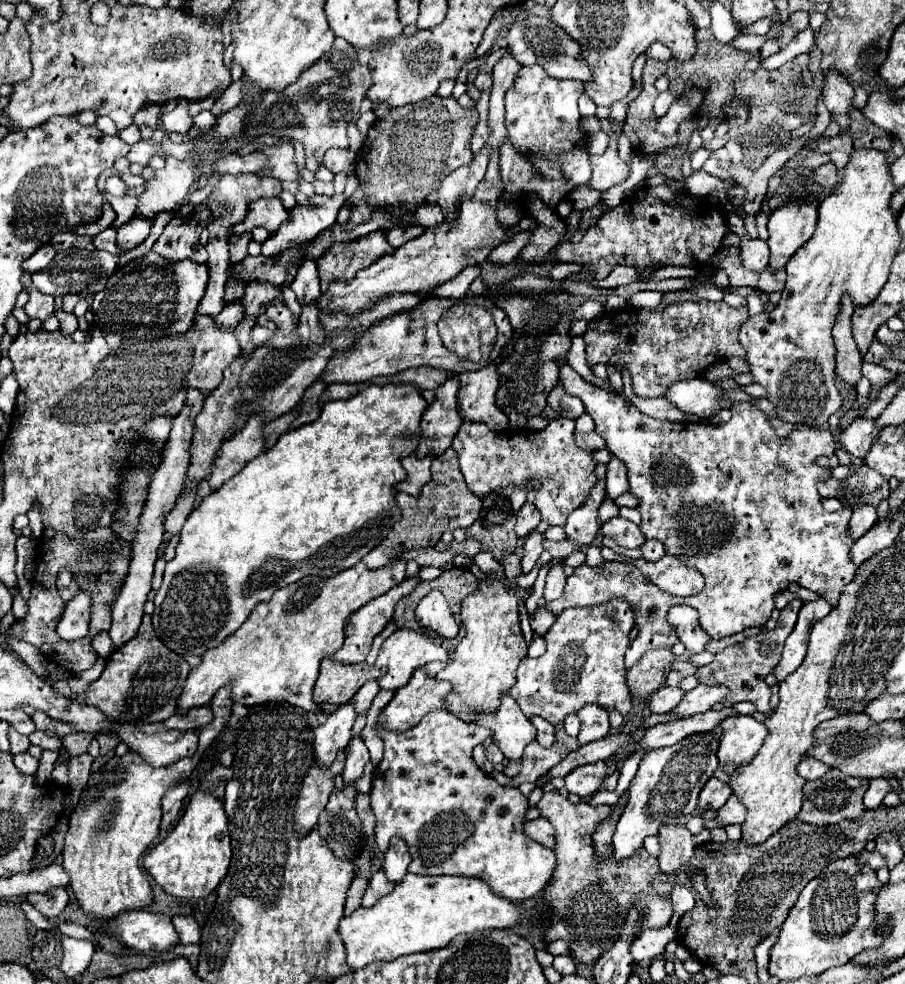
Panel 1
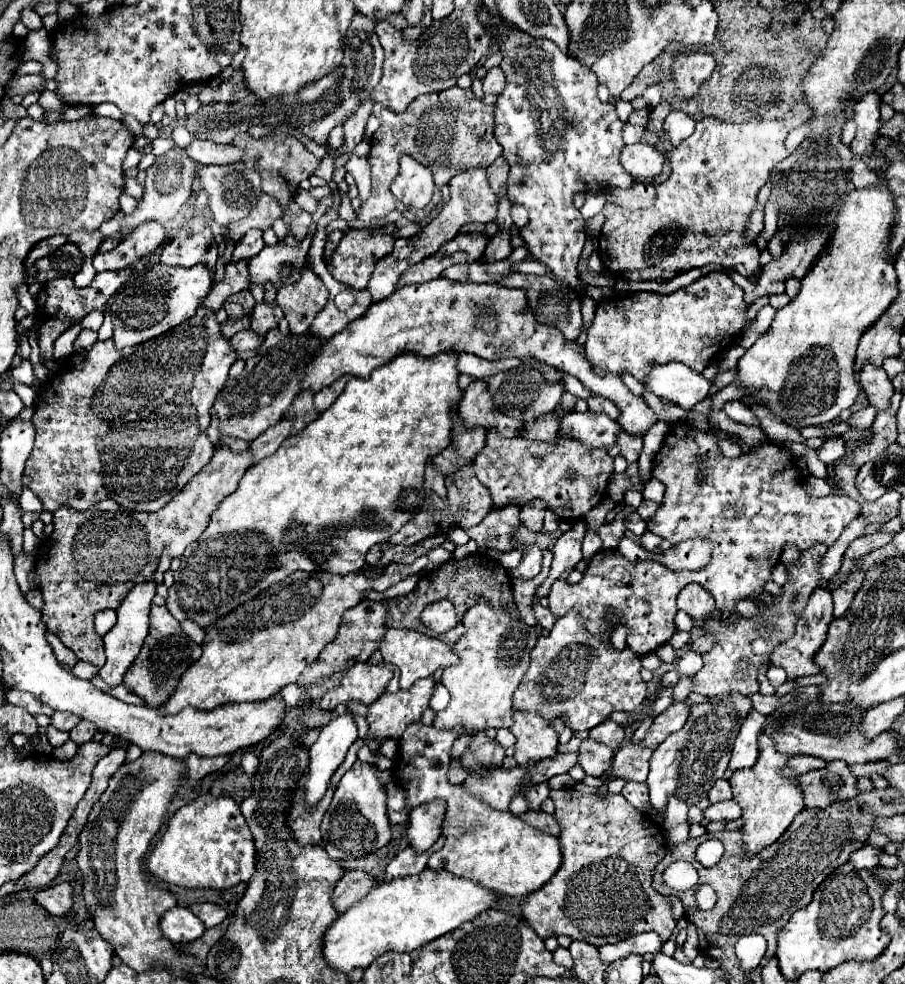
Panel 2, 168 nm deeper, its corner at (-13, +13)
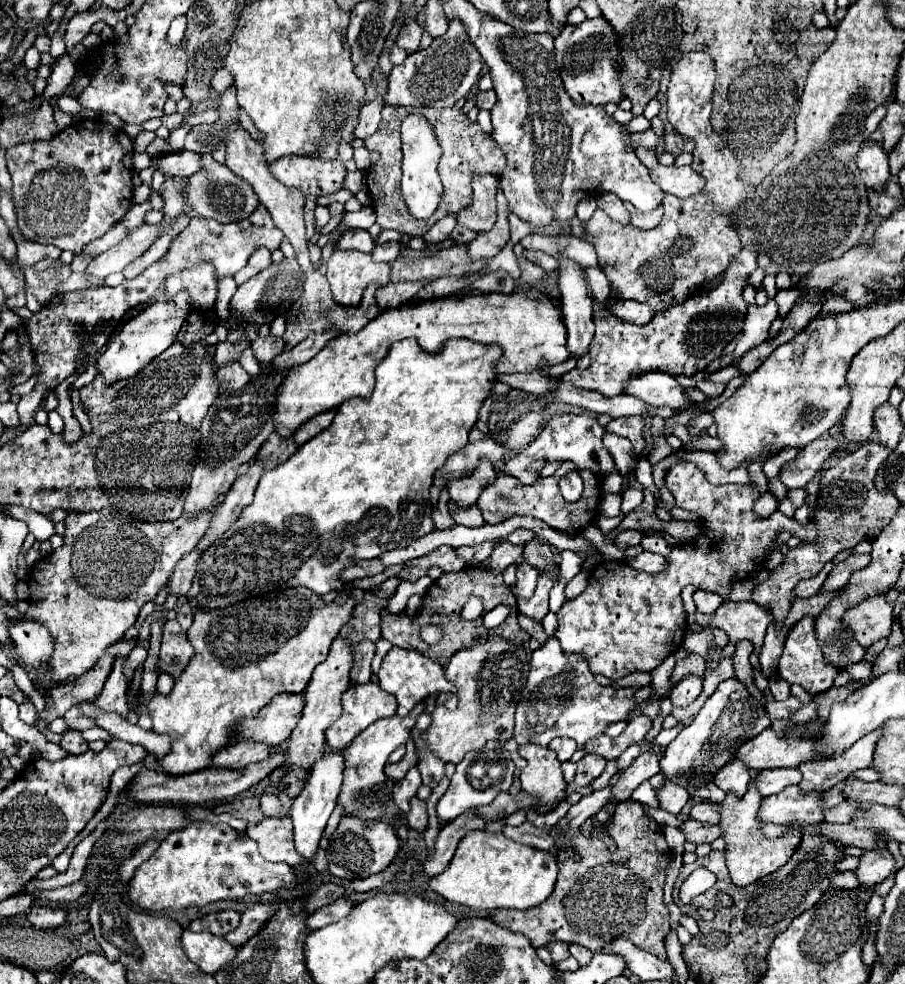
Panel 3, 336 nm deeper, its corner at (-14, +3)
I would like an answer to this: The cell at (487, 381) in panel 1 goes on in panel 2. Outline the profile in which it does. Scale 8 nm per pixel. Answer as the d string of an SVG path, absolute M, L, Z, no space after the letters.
M483 380L473 382L465 390L457 414L467 430L485 426L485 430L497 430L503 438L515 438L523 430L521 422L517 422L515 418L505 418L503 414L497 414L497 410L493 410L493 402L489 400L489 390Z

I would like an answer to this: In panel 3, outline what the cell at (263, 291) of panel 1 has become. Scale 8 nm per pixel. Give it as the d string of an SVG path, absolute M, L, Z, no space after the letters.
M258 336L252 342L252 352L258 358L260 364L272 362L280 352L284 350L284 340L282 338L272 338L272 336Z

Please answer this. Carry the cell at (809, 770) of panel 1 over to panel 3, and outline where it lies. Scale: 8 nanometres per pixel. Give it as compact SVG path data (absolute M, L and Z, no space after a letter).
M776 768L776 770L764 770L758 776L758 790L762 796L770 796L770 794L778 794L782 788L790 786L790 784L800 784L802 782L802 774L798 768Z

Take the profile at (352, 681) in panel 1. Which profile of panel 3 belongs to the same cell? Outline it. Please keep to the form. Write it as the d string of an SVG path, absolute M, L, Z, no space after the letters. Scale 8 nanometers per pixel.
M368 682L362 686L350 686L342 694L342 714L326 730L326 742L334 750L344 750L366 726L394 714L394 696L384 692L378 684Z

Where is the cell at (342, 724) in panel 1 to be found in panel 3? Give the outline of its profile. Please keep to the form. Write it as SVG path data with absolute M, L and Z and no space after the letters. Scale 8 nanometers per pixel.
M334 750L324 754L308 772L308 780L302 788L302 792L298 794L298 798L292 804L290 816L294 820L294 842L296 842L296 850L306 858L312 860L320 842L320 836L326 828L326 822L336 806L336 798L340 794L340 786L342 786L342 772L344 772L344 756L342 752Z

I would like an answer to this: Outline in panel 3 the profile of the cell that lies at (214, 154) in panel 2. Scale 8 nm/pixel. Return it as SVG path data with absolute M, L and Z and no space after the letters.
M180 150L172 154L164 154L158 162L158 168L168 176L192 176L202 166L202 156L196 152Z

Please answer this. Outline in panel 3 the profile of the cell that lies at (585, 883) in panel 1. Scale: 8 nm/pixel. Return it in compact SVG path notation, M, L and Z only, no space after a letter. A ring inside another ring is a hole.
M624 800L616 806L612 824L604 828L594 826L590 838L582 834L582 828L568 834L572 844L556 852L560 872L550 898L528 910L496 910L492 920L512 932L524 934L534 948L562 940L568 944L582 944L598 954L604 942L610 944L618 938L626 938L636 948L664 960L664 936L670 924L668 910L662 906L662 894L672 850L664 840L662 826L646 816L642 804ZM600 830L616 842L616 850L610 850L600 840Z

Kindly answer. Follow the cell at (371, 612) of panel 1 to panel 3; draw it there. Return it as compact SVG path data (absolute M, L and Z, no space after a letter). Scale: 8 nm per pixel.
M338 636L334 642L332 642L332 648L330 648L330 654L328 658L318 664L312 672L312 678L310 678L310 684L306 686L306 690L302 692L304 694L304 708L302 708L302 716L288 740L288 754L290 758L286 760L286 766L288 772L284 774L280 786L282 790L290 796L290 798L296 798L298 792L302 790L304 782L306 782L306 776L308 776L308 770L310 766L322 756L322 748L324 748L324 730L340 716L342 708L340 708L340 696L344 694L344 690L348 690L350 686L350 668L354 664L354 644L350 644L348 638L342 638Z

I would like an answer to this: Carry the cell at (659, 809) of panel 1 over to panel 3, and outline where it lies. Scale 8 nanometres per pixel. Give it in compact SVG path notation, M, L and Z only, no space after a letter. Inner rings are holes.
M736 678L724 680L716 688L716 692L706 700L692 724L684 726L682 732L666 746L664 756L660 758L660 772L664 774L664 778L674 784L682 784L682 788L688 788L692 798L700 788L714 782L716 772L734 758L738 748L748 738L758 736L770 726L762 704L734 704L748 696L750 694L742 682L738 682ZM686 770L688 774L684 774Z

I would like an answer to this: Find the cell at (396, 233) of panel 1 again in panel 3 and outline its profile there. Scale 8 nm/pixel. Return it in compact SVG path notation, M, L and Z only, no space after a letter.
M386 242L386 244L380 244L372 250L372 256L376 262L394 262L396 256L400 254L400 248L402 248L402 242Z

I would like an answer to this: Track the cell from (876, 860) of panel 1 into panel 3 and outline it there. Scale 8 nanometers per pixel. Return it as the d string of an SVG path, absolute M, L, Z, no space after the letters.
M848 870L848 872L838 872L836 876L832 876L832 886L834 888L858 888L860 884L858 884L858 876L856 876L856 872L854 870Z

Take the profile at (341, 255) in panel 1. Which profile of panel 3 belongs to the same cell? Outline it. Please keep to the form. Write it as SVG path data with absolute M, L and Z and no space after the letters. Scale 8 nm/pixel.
M334 250L326 274L334 302L358 306L362 292L370 282L378 282L380 286L390 282L390 268L388 262L374 262L372 254L360 250Z

